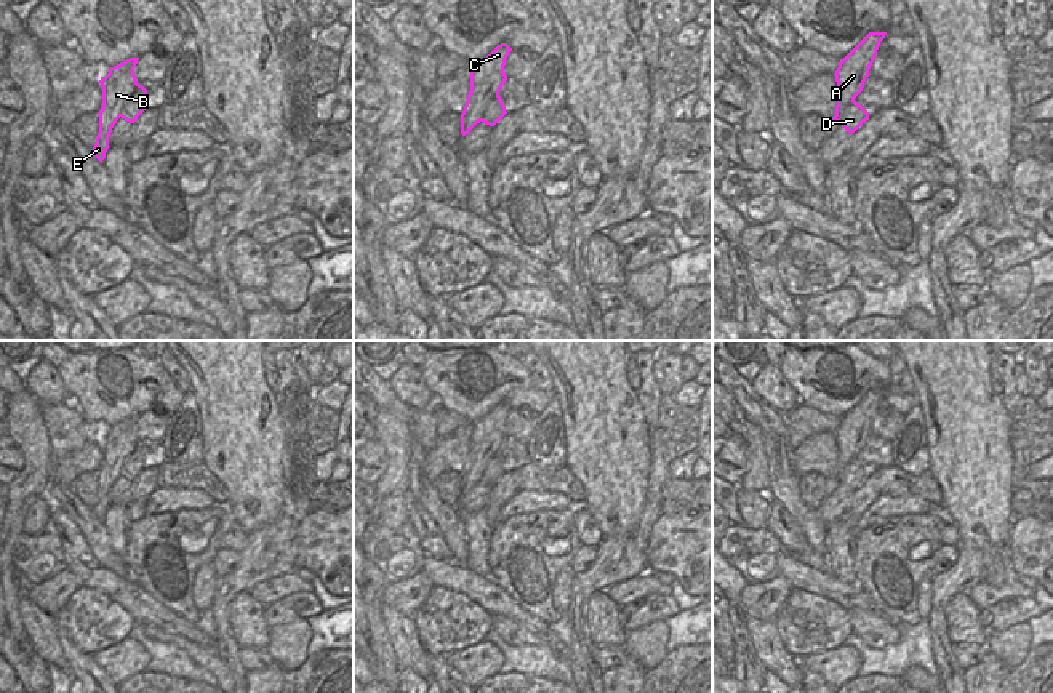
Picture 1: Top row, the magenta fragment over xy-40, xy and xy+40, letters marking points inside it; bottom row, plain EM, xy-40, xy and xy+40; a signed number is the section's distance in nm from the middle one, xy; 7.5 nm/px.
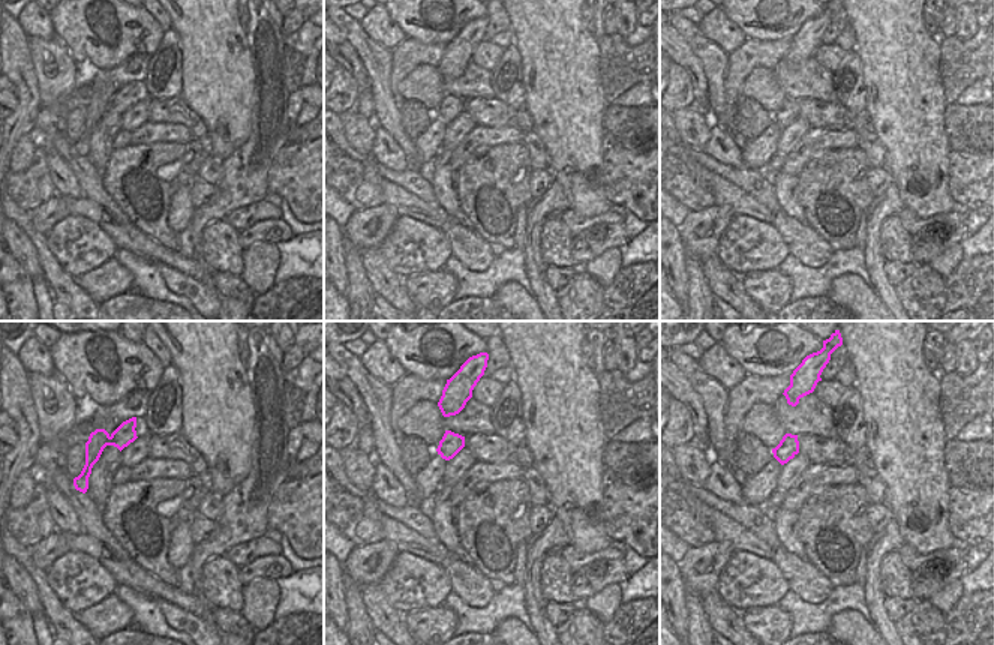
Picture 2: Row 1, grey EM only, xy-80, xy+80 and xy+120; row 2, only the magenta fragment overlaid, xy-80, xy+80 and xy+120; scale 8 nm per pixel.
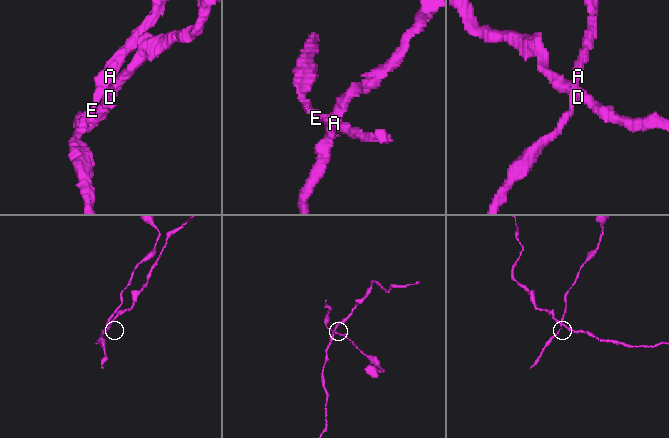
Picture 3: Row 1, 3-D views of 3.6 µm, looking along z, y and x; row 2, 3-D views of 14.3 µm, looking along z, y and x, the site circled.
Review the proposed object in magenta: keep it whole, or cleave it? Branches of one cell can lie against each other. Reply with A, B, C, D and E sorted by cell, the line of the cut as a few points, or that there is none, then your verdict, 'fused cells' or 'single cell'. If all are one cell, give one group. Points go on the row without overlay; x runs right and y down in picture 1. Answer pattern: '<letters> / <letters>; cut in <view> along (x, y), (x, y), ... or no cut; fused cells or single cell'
A B C E / D; cut in xy-40 along (140, 444), (120, 474); fused cells

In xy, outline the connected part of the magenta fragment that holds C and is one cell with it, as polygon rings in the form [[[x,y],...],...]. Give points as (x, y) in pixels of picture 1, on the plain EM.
[[[501,402],[485,418],[472,423],[470,450],[461,472],[462,495],[469,493],[482,480],[486,464],[499,453],[506,442],[504,424],[510,410],[512,407],[507,402]]]

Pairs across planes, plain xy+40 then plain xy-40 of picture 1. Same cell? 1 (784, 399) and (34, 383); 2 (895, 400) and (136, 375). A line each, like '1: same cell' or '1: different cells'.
1: same cell
2: same cell

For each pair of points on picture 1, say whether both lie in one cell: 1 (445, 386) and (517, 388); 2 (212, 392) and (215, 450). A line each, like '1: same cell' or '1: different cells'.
1: same cell
2: same cell

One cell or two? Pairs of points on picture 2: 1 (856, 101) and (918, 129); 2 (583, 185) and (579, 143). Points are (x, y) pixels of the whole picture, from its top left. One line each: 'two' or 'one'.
1: two
2: one

